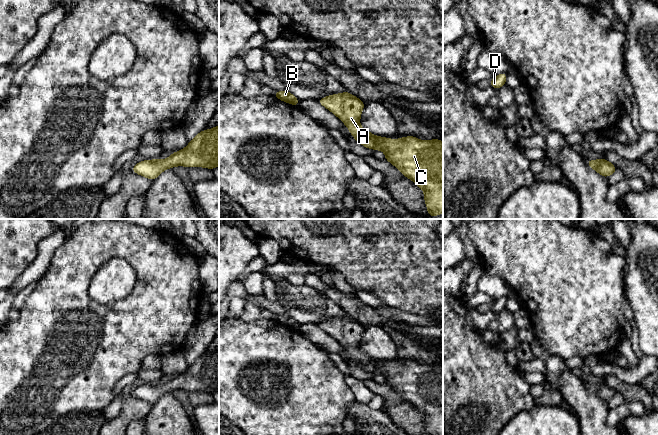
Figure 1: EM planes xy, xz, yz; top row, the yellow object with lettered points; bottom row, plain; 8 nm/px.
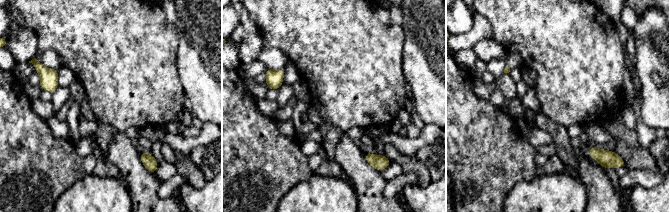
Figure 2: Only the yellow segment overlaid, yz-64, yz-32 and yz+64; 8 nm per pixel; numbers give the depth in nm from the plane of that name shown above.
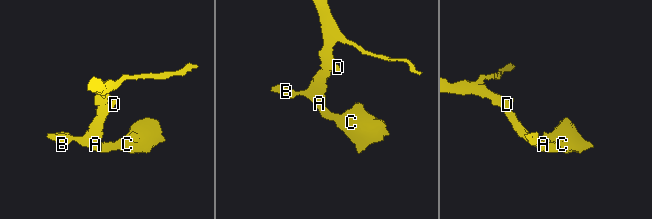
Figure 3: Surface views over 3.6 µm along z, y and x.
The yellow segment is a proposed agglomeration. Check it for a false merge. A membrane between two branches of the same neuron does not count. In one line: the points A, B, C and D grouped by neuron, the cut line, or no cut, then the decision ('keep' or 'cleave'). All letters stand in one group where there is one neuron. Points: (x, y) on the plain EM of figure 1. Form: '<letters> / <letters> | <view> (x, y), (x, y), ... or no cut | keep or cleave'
A B C D | no cut | keep

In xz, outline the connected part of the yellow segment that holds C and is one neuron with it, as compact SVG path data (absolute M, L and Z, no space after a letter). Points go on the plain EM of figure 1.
M347 315L320 322L317 326L335 338L347 350L358 367L369 373L384 375L388 386L422 412L428 435L443 435L443 367L439 362L421 365L414 360L407 360L393 364L371 358L359 349L365 327Z

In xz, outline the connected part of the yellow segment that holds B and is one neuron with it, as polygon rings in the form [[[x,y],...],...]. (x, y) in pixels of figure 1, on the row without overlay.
[[[288,314],[287,315],[274,315],[273,318],[277,323],[285,325],[286,327],[295,329],[299,331],[300,324],[293,320]]]

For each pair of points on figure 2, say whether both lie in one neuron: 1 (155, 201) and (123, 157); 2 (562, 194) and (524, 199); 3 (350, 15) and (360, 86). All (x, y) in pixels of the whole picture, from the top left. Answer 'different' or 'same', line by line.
1: same
2: same
3: same

